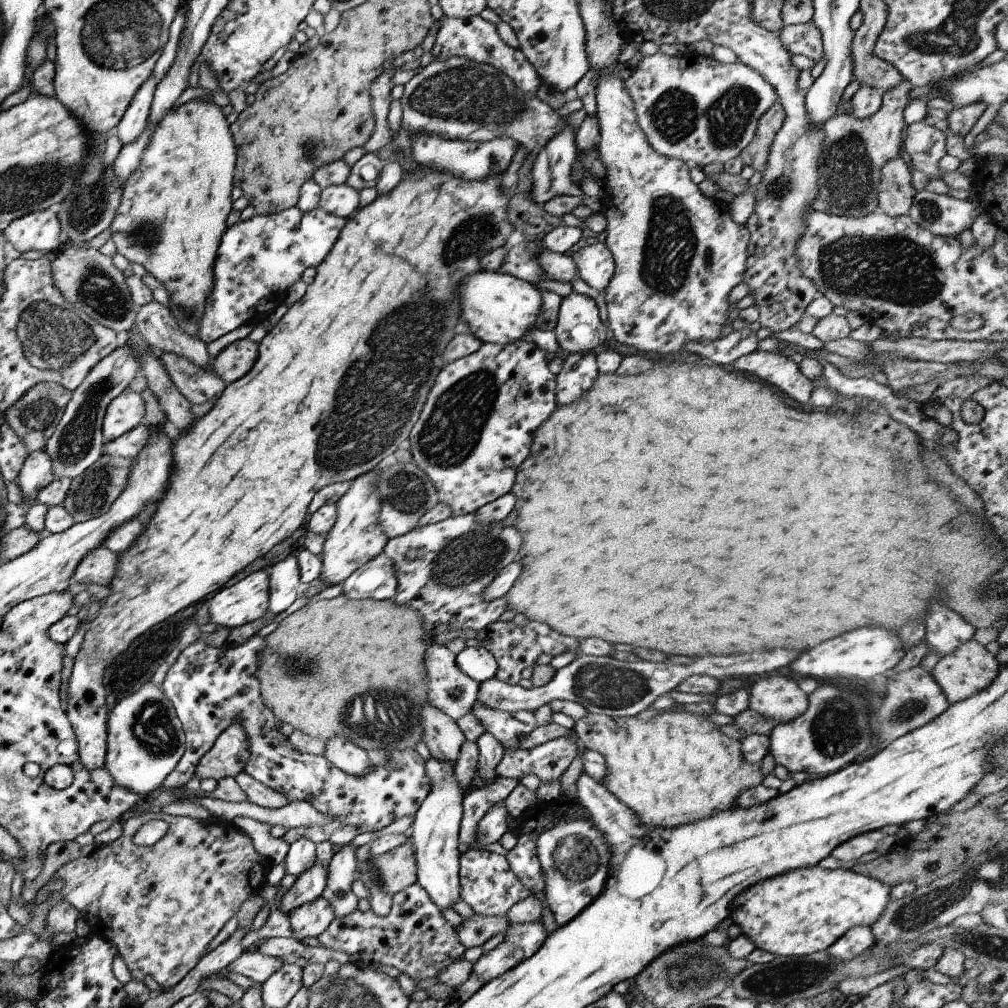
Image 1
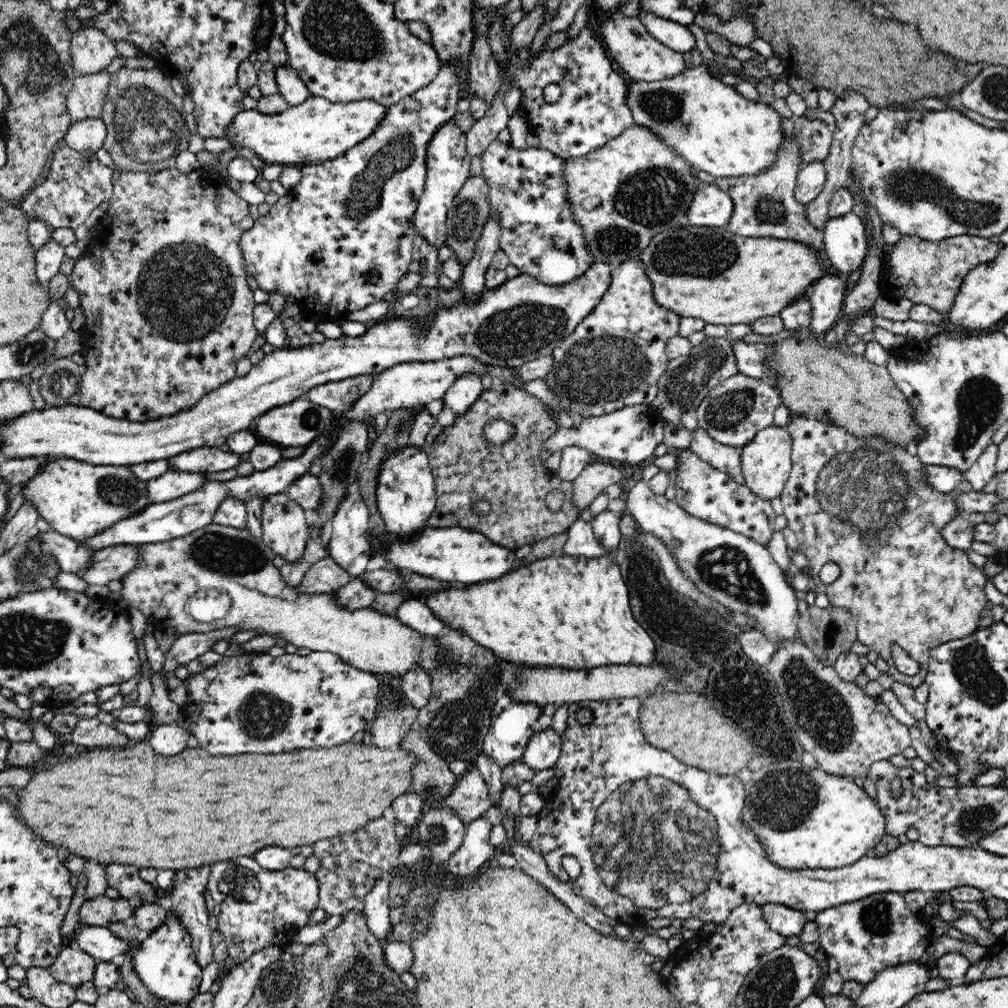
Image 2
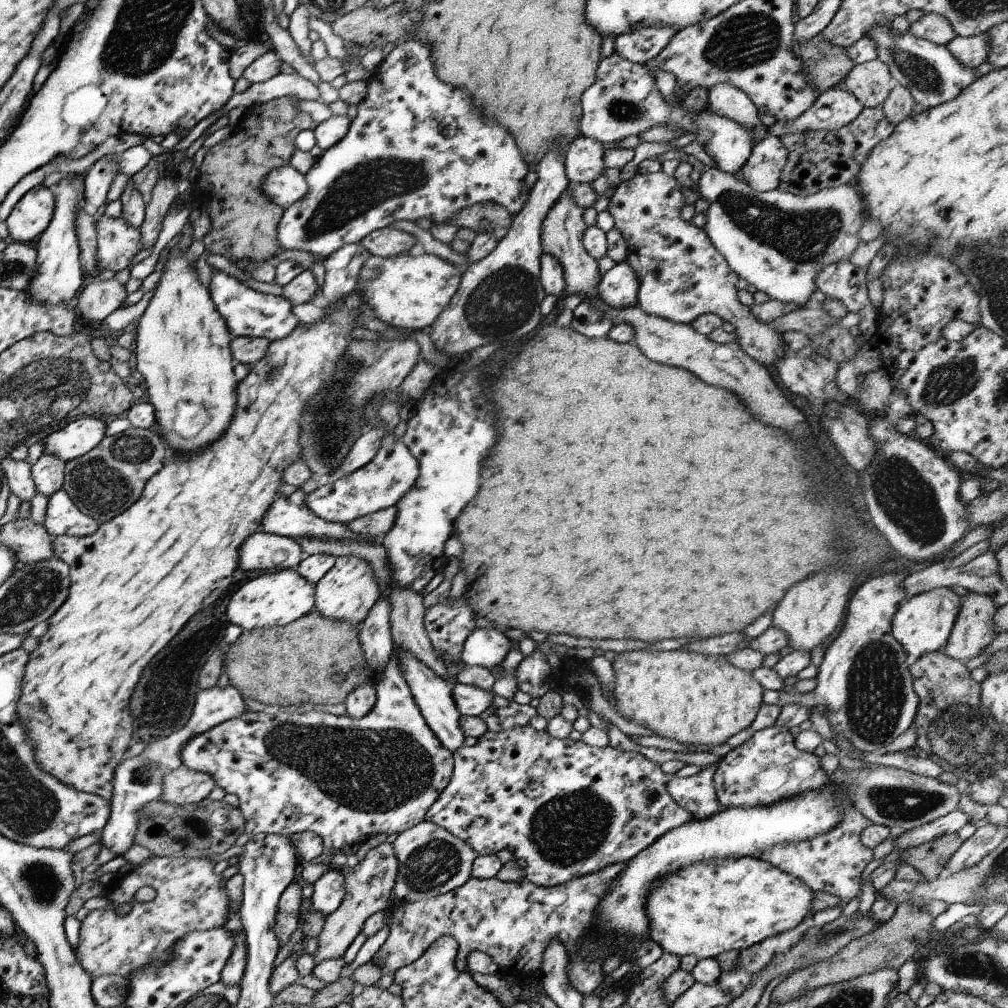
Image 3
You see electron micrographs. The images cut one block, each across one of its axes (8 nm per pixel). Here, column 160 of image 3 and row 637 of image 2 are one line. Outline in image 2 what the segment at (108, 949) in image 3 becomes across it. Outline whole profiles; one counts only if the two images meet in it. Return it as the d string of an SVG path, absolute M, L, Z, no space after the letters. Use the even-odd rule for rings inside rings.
M800 416L789 422L787 426L788 432L792 437L791 461L793 462L788 480L786 480L781 500L783 502L783 514L787 518L787 526L789 526L796 535L800 543L799 550L806 555L809 562L809 570L811 578L815 582L817 592L824 592L832 606L840 606L848 608L848 612L855 617L858 630L858 641L866 645L870 651L878 654L878 657L888 663L889 669L887 674L892 676L895 682L905 684L911 688L916 688L923 684L927 678L927 665L929 664L930 652L940 644L965 638L973 634L978 629L978 622L982 619L982 612L986 607L986 593L984 587L987 583L987 575L983 573L982 568L976 567L968 559L967 552L952 548L942 537L942 528L958 515L964 515L962 510L958 508L955 501L955 495L952 493L938 492L932 488L927 481L925 466L917 454L909 448L888 442L881 436L854 436L845 428L824 423L820 420L810 418L808 416ZM827 562L836 563L840 567L840 576L830 582L824 584L820 578L820 571ZM898 645L908 656L920 664L920 671L916 676L904 676L894 668L894 660L892 657L892 646Z

